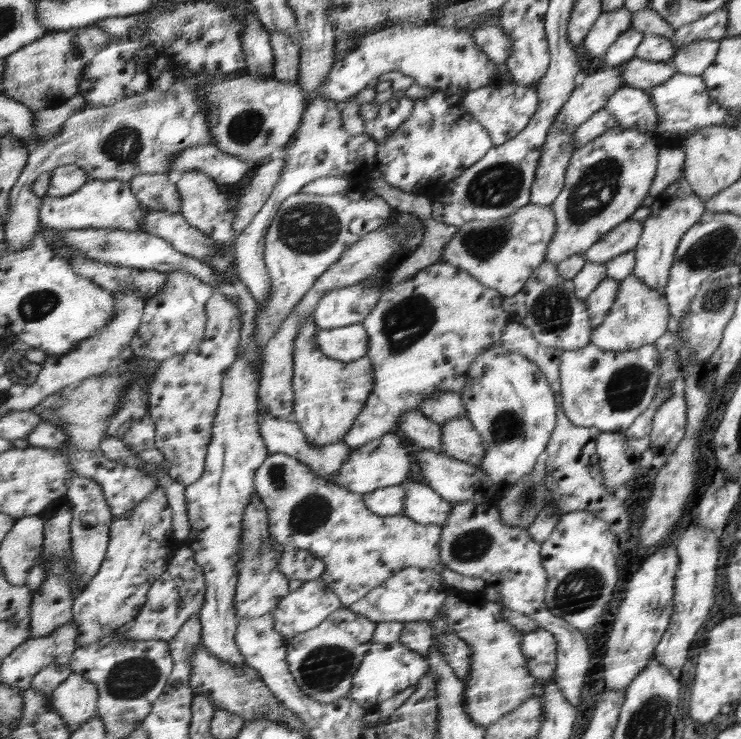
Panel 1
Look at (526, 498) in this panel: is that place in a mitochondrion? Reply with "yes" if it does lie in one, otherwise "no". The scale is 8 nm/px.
yes

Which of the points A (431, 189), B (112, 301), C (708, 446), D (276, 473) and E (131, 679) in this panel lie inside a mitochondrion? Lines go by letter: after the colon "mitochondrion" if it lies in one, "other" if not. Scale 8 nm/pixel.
A: other
B: other
C: other
D: mitochondrion
E: mitochondrion

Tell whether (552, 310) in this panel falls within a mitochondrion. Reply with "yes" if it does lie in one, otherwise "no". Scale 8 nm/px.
yes

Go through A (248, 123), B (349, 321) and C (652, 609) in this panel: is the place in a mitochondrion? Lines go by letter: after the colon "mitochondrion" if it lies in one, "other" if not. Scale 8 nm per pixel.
A: mitochondrion
B: other
C: mitochondrion

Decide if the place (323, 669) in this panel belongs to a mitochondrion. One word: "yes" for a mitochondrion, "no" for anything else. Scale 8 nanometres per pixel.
yes

